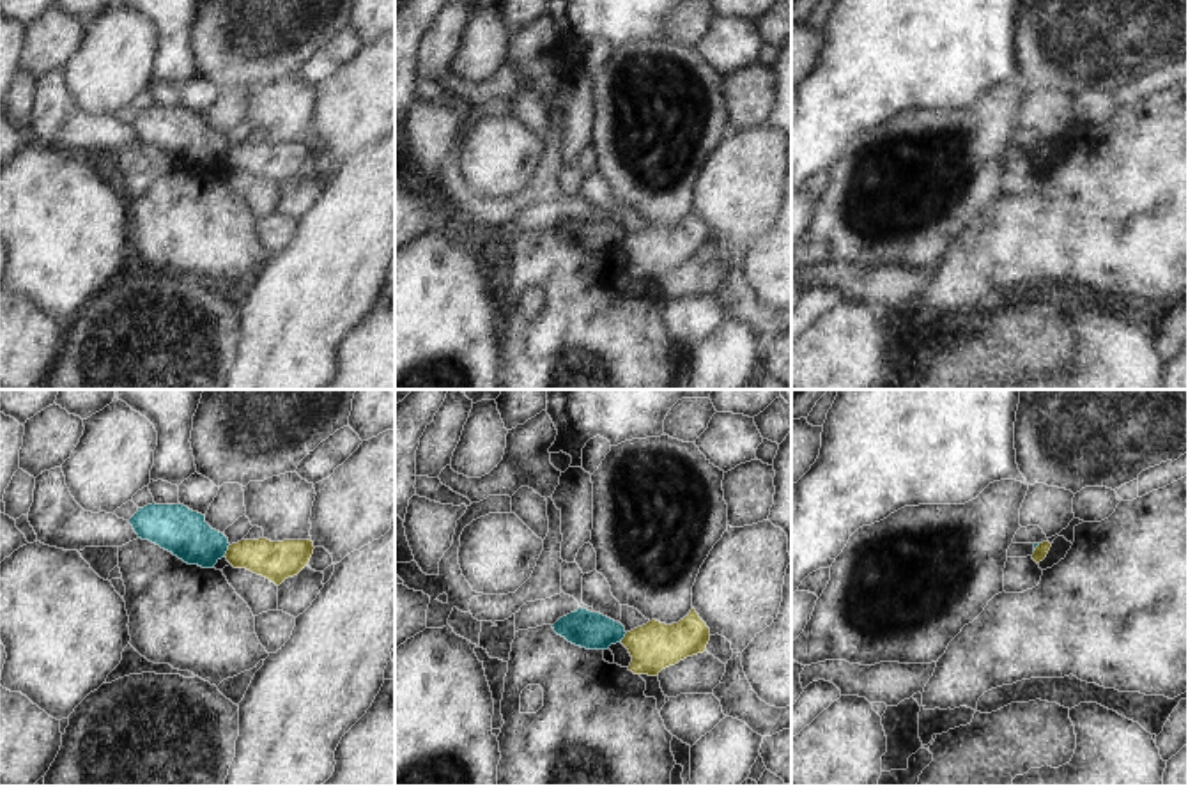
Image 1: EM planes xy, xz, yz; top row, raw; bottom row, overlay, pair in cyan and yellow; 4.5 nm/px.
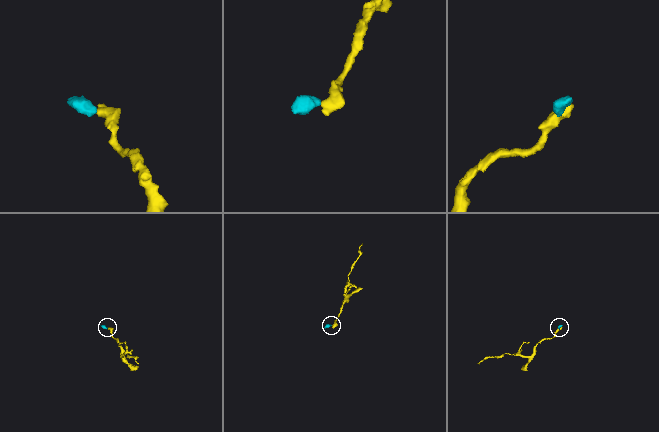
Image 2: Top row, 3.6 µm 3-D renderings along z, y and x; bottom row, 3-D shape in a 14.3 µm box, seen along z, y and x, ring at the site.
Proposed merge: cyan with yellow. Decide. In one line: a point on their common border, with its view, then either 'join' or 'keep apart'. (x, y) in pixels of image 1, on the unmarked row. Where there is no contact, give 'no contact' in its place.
xy (227, 153) | keep apart

